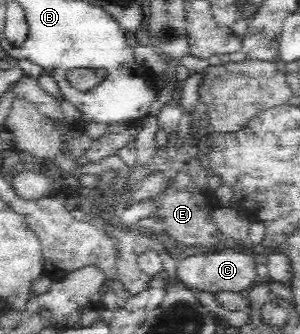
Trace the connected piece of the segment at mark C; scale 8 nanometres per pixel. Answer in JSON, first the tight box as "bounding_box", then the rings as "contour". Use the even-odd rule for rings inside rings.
{"bounding_box":[177,247,259,295],"contour":[[[227,247],[214,253],[194,254],[181,259],[177,263],[177,276],[187,288],[197,288],[209,291],[213,295],[218,291],[230,291],[247,293],[256,284],[256,265],[259,259],[255,259],[249,253],[239,252],[236,248]]]}

